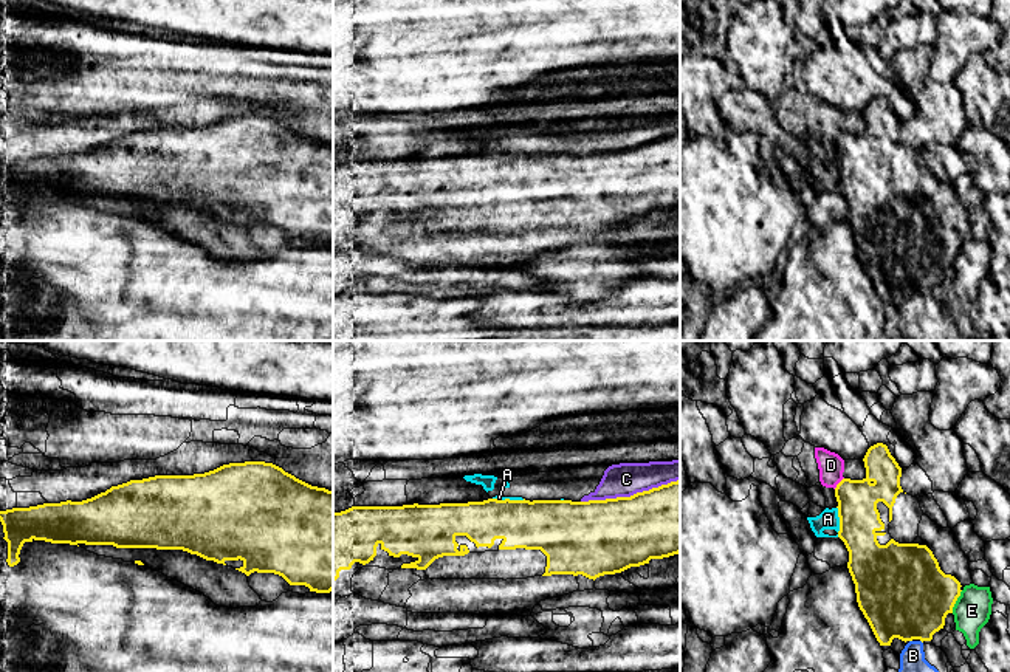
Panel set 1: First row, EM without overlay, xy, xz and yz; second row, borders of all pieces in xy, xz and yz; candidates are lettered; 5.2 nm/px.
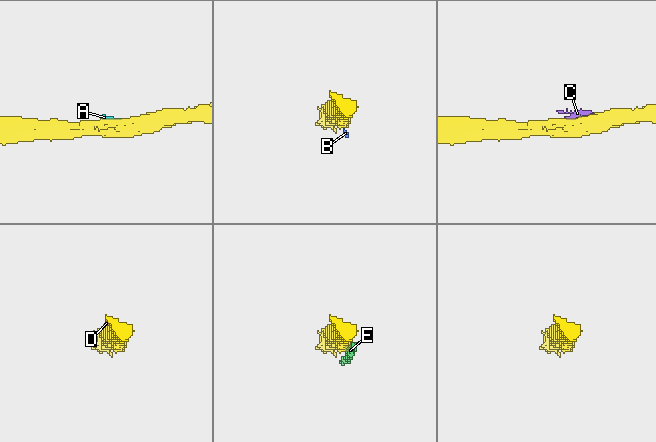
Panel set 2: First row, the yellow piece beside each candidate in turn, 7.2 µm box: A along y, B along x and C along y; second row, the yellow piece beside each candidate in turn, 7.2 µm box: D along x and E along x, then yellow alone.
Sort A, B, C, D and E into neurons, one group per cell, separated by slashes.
A C D / B / E

